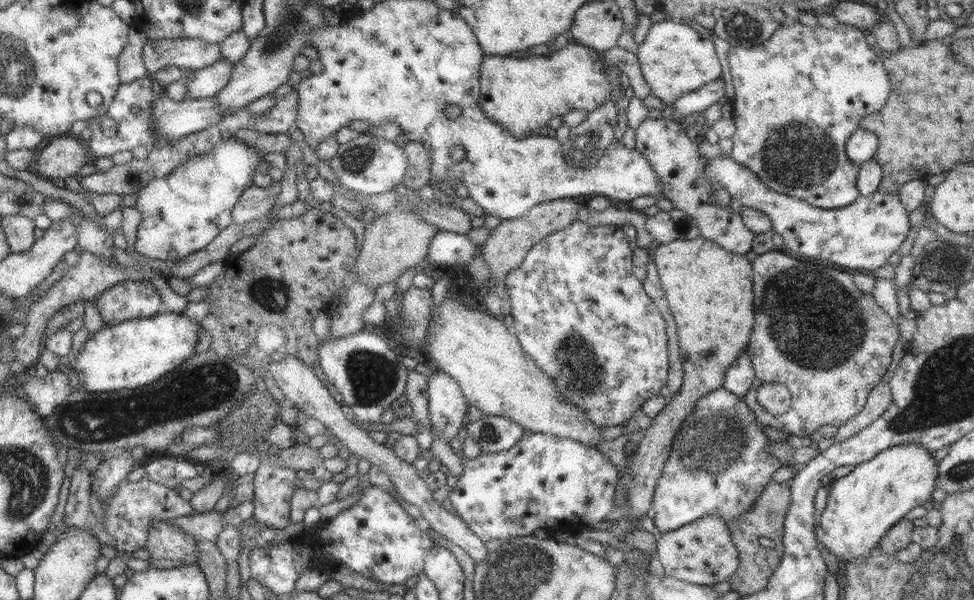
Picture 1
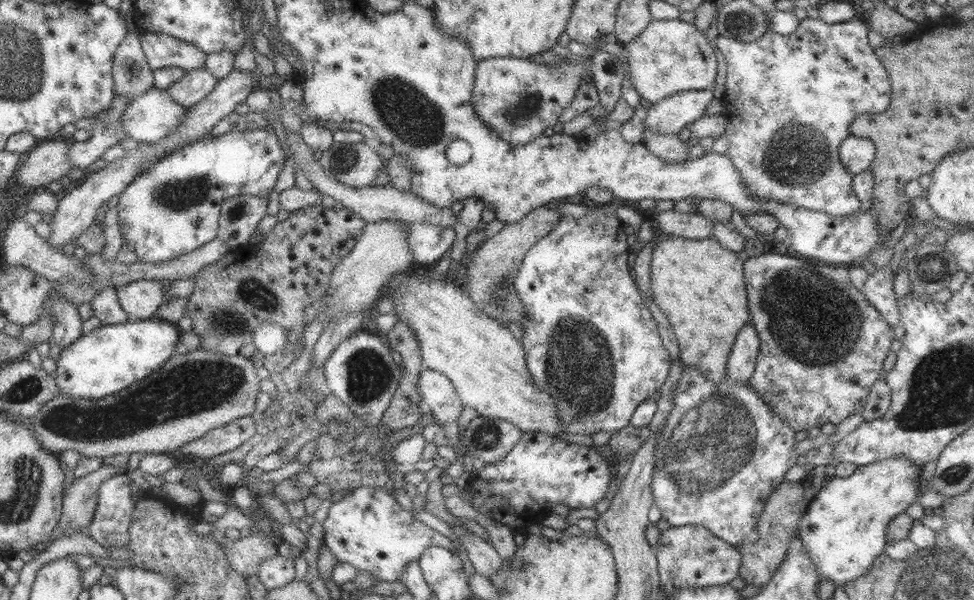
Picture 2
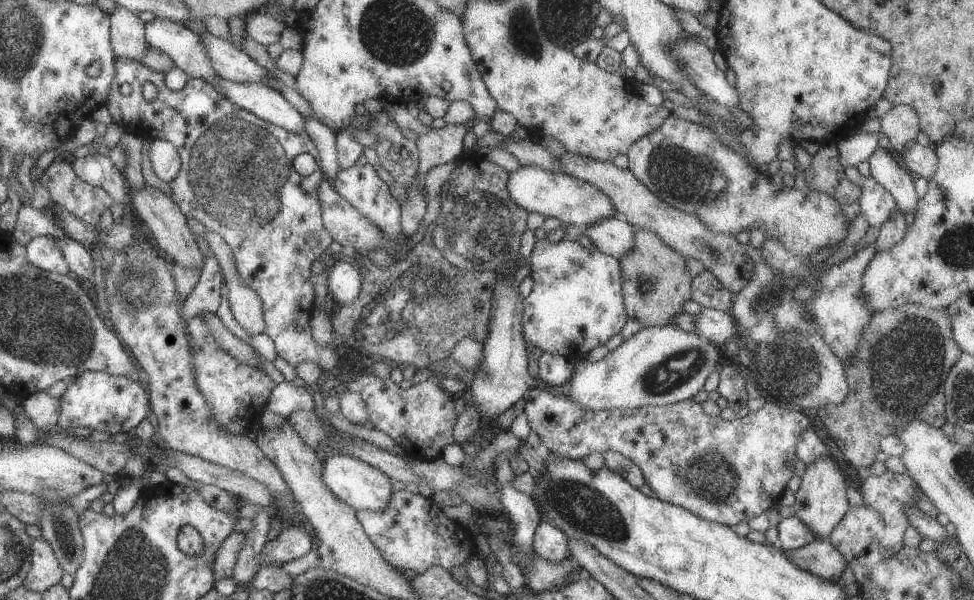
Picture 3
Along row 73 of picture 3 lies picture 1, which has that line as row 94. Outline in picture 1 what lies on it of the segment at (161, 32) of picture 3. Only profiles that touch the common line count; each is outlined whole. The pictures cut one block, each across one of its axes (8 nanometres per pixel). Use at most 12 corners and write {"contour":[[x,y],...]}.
{"contour":[[220,58],[185,80],[185,98],[213,96],[233,63]]}

